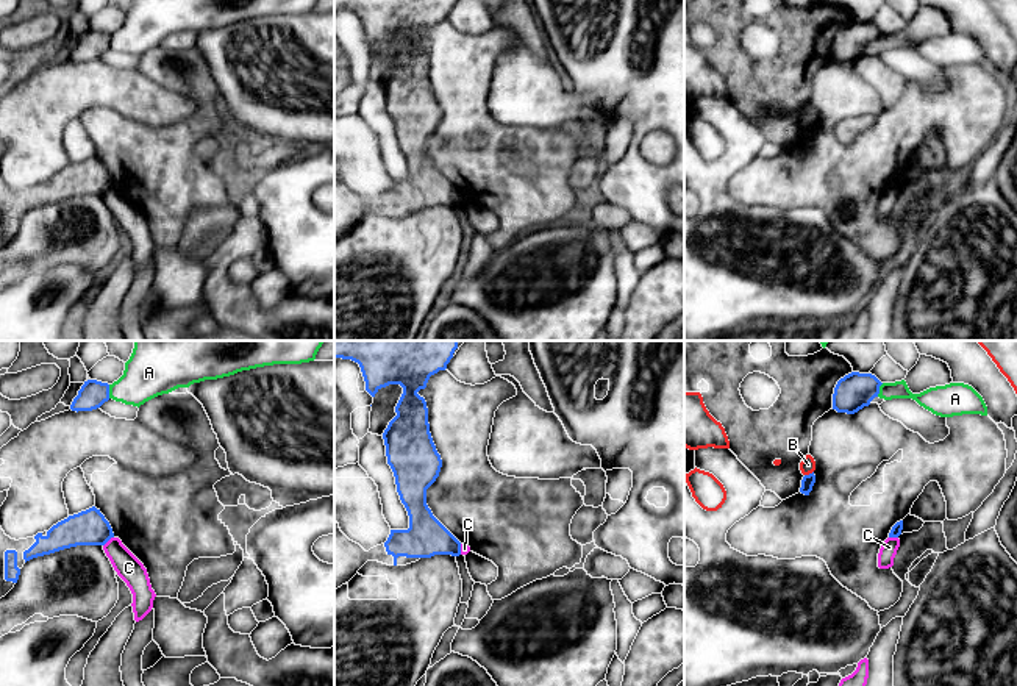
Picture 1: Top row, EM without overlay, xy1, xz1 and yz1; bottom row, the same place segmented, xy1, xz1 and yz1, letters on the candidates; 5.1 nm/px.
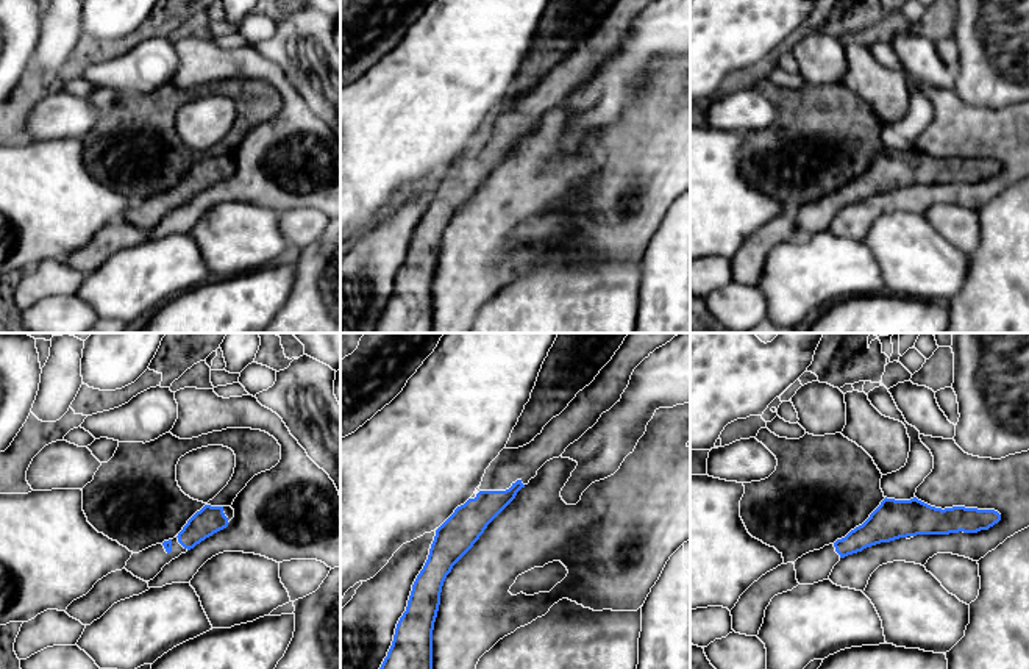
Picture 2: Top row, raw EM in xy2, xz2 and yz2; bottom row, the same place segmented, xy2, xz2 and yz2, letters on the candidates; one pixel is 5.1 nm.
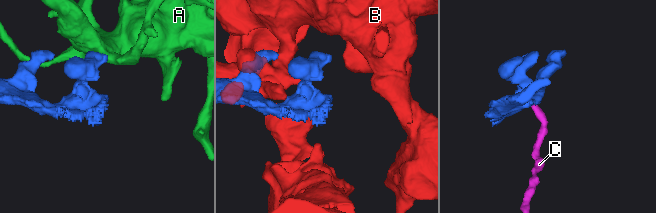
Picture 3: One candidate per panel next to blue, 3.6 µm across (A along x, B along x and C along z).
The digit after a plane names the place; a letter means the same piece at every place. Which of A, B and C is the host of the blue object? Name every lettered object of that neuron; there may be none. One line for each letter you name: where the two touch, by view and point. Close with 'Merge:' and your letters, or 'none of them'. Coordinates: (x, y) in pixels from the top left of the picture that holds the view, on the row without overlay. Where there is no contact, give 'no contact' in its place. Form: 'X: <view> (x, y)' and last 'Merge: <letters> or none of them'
Merge: none of them

